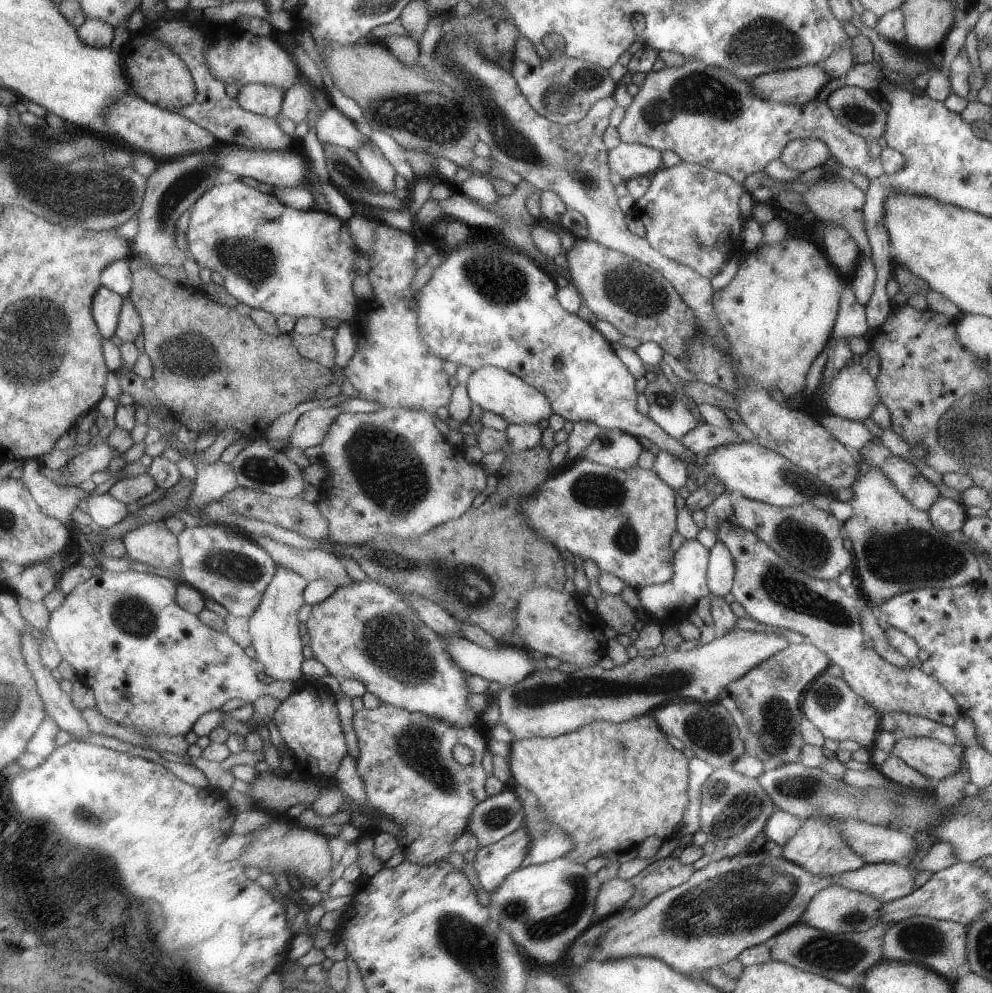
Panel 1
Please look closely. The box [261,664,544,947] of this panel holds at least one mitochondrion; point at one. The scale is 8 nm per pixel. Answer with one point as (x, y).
(417, 745)

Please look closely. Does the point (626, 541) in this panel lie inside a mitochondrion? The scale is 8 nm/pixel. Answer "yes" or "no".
yes

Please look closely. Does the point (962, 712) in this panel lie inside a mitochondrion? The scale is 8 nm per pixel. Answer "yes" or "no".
no

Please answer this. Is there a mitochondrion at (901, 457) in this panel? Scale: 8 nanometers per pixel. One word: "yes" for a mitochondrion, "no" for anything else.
no

